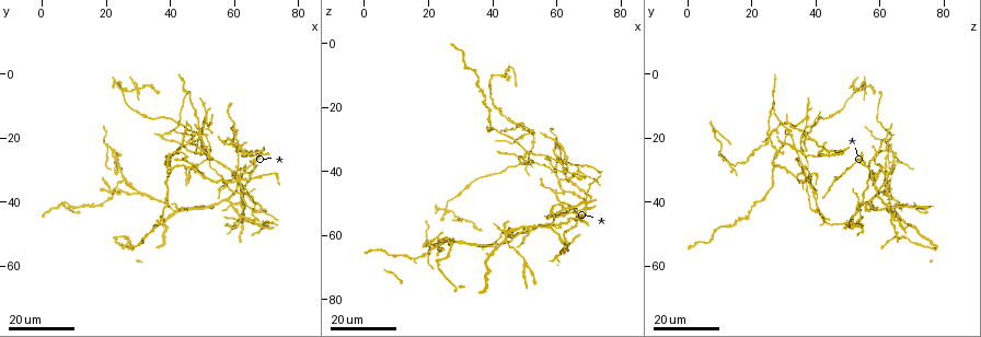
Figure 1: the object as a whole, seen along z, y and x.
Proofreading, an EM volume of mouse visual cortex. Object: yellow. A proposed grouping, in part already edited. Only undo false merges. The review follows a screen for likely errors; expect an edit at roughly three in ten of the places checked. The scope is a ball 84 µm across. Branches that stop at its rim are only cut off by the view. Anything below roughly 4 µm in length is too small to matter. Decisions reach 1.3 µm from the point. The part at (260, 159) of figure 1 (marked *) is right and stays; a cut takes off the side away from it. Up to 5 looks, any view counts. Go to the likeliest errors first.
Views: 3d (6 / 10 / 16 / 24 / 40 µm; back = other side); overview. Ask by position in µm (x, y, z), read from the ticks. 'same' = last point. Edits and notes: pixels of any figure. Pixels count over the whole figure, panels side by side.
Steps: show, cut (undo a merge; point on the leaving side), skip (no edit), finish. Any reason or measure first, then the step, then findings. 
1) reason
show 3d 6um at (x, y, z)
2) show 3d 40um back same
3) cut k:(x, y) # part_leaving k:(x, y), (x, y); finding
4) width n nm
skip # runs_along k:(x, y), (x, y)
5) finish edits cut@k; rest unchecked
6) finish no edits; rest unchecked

side arm on a straight run
show 3d 16um at (53, 26, 58)

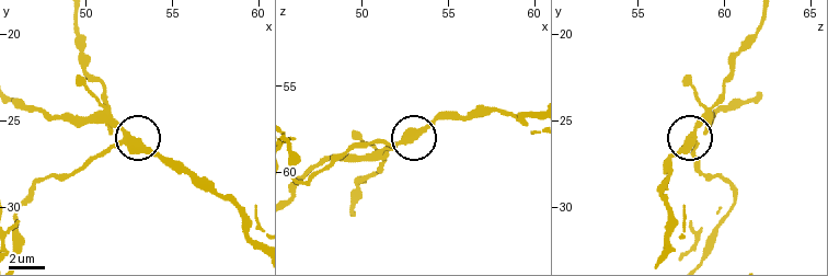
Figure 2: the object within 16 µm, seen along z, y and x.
closer look
show 3d 6um at (52.3, 26.0, 58.1)

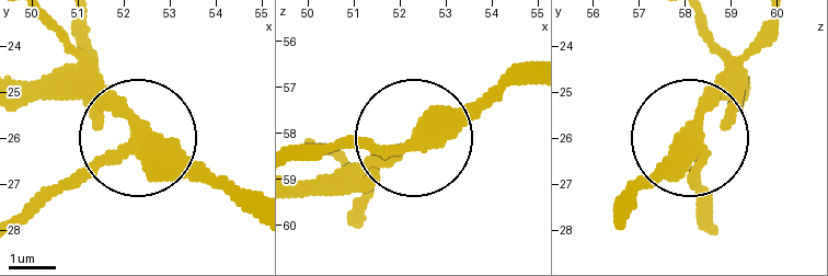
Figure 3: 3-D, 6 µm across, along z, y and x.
side_arm 20 um
skip # runs_along 3:(528, 79), (387, 150), (296, 150); all the same cell

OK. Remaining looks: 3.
three-way junction
show 3d 24um at (50, 41, 70)

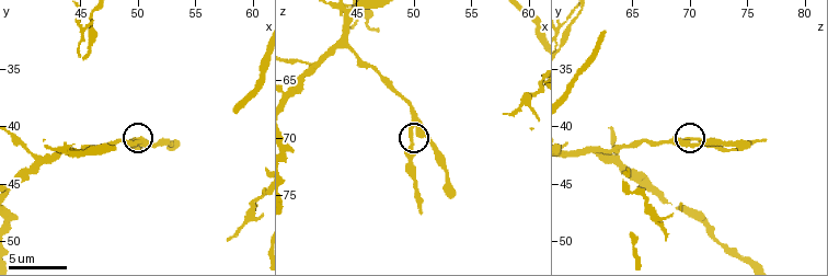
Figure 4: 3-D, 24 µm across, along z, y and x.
show 3d 10um same

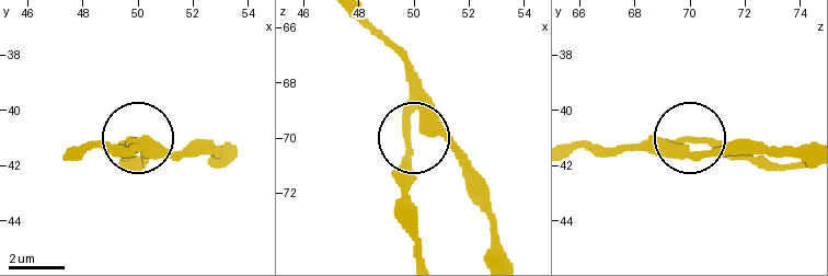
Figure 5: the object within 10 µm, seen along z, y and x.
side_arm 7 um; arms 3
skip # continuous, no second cell

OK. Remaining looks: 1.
finish no edits; rest unchecked

